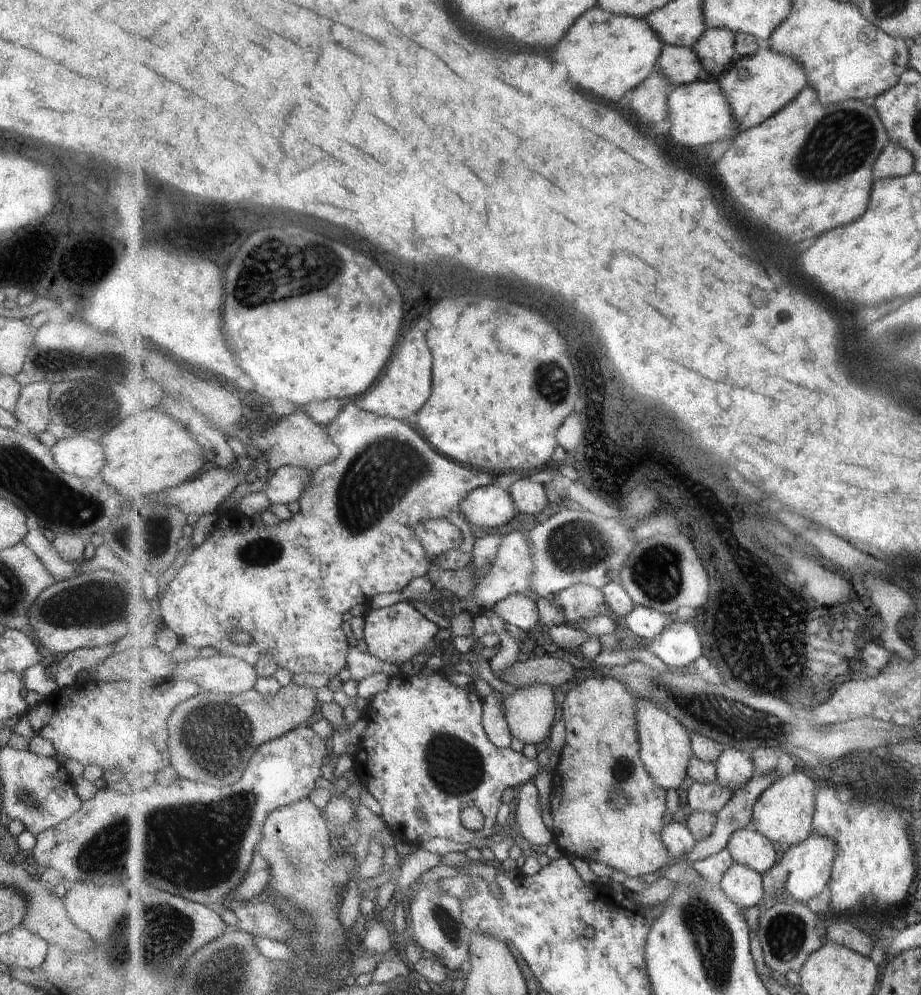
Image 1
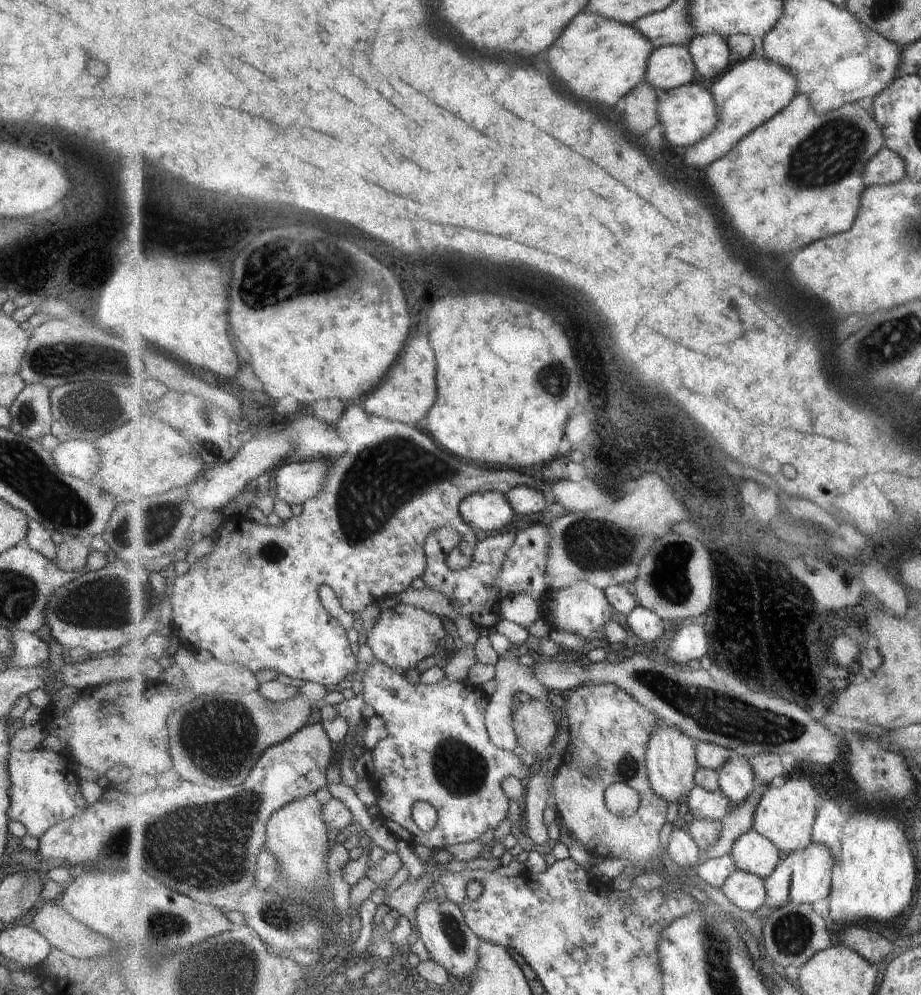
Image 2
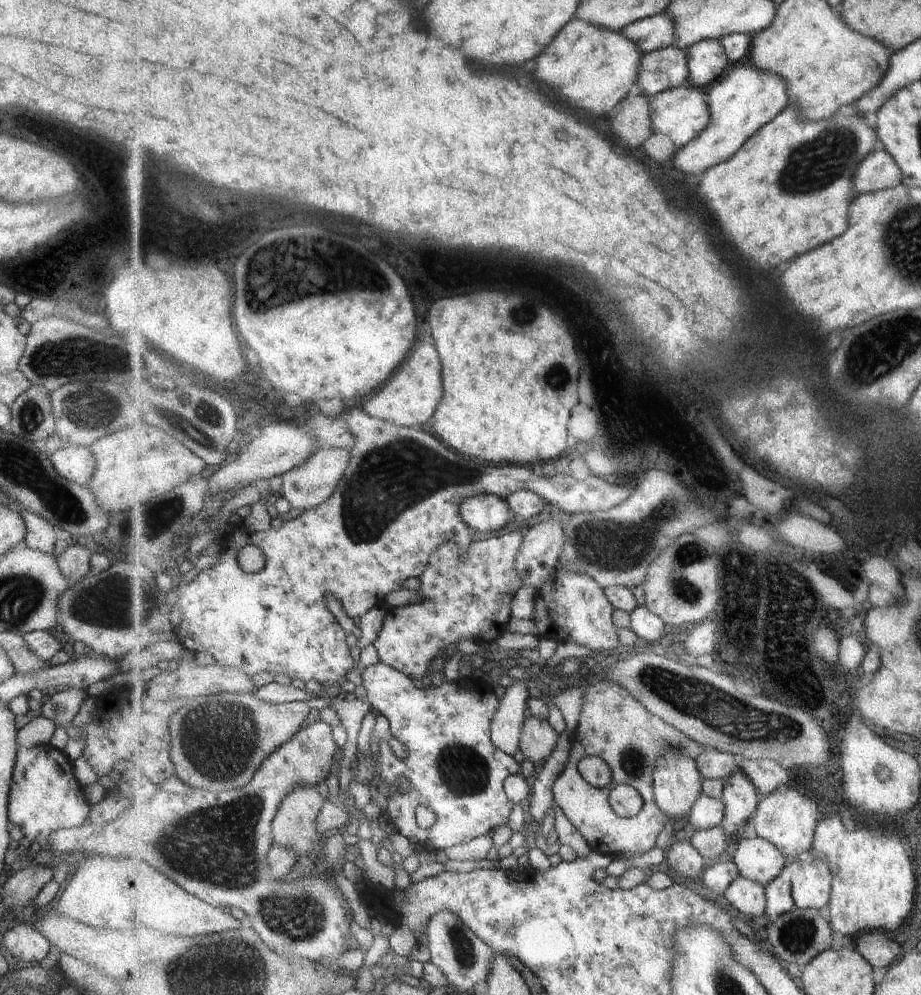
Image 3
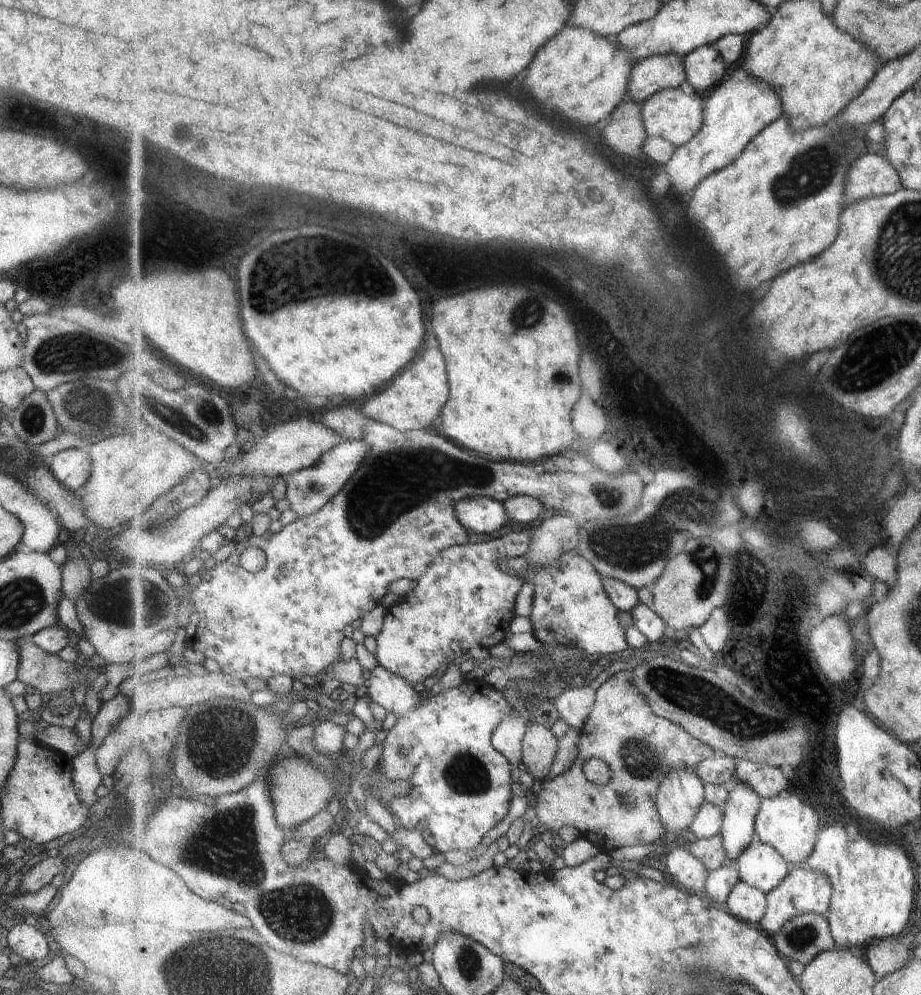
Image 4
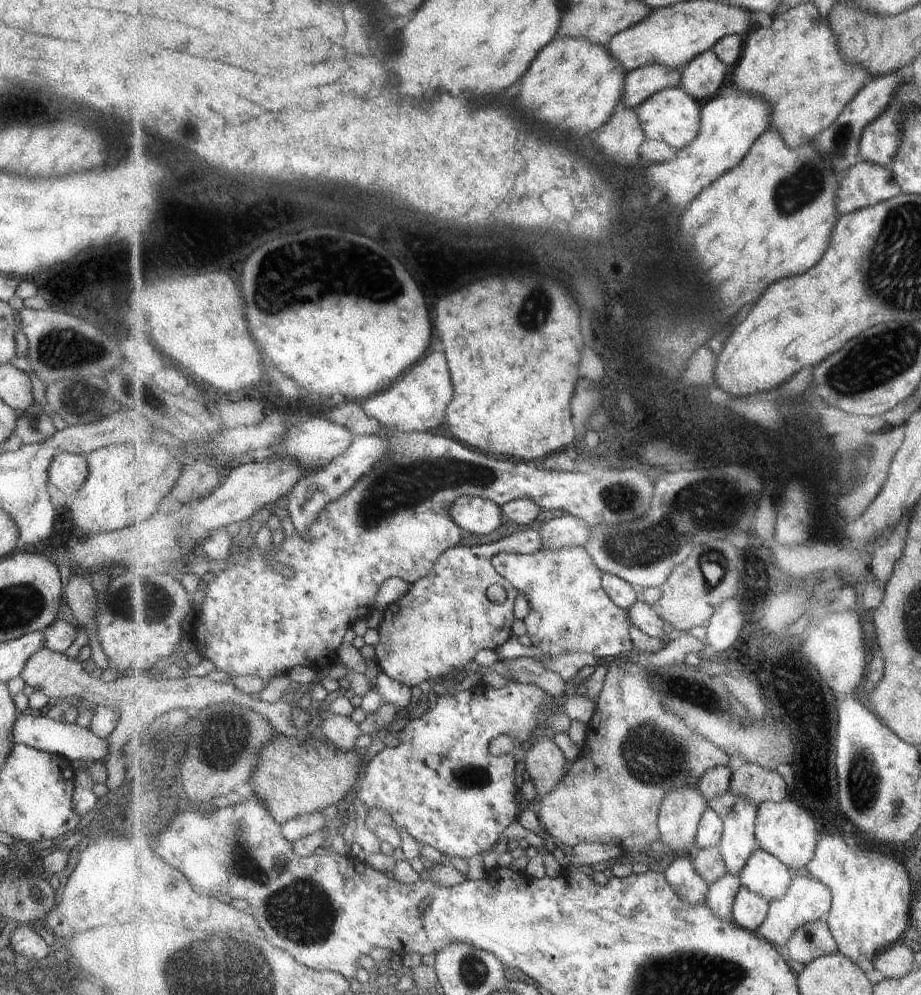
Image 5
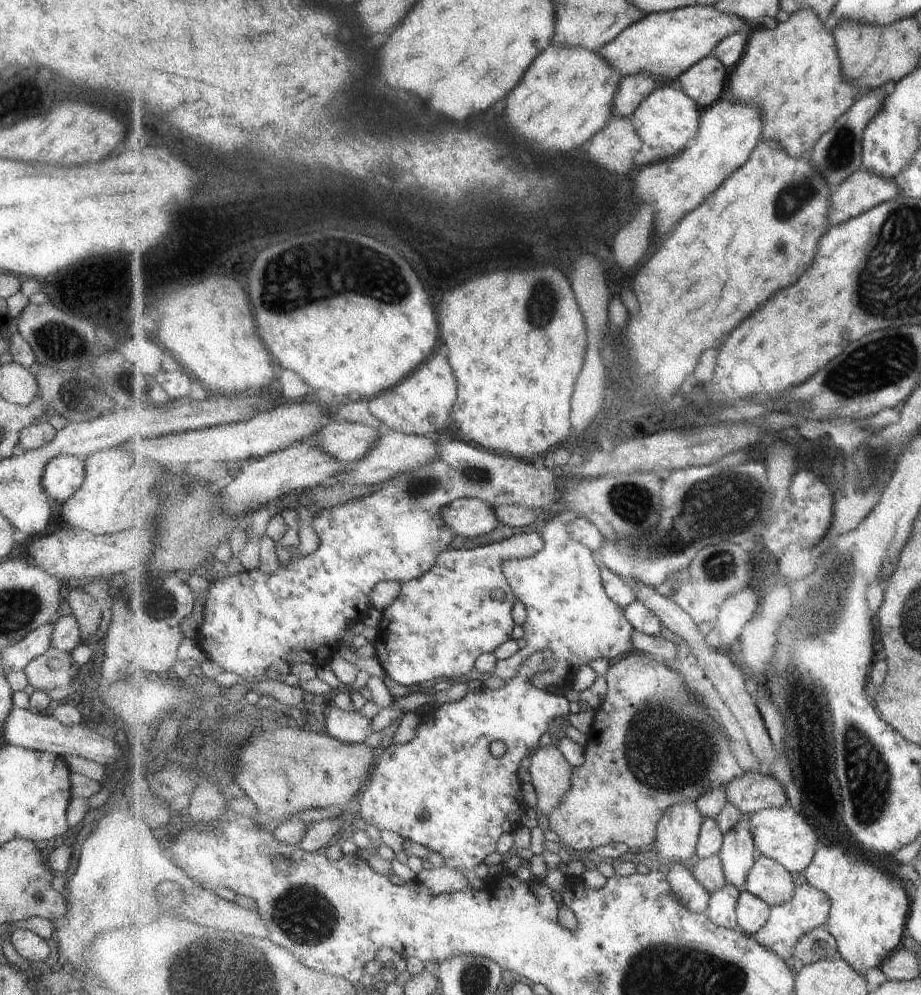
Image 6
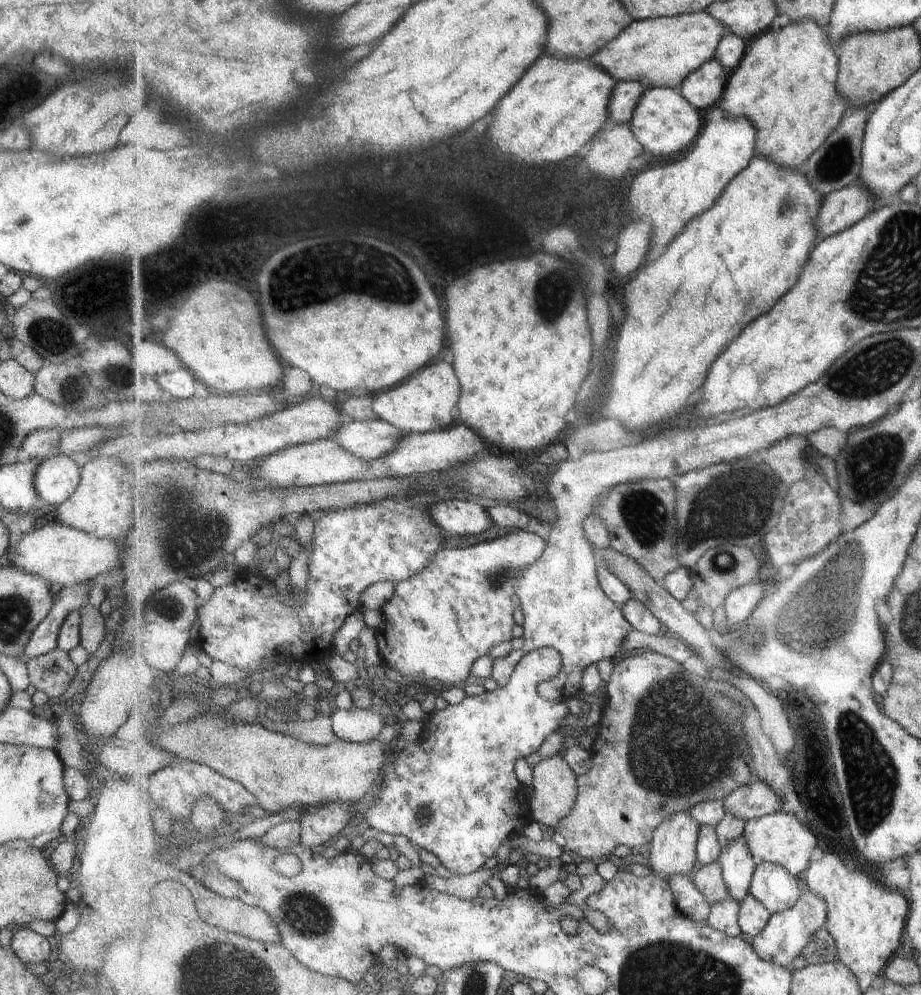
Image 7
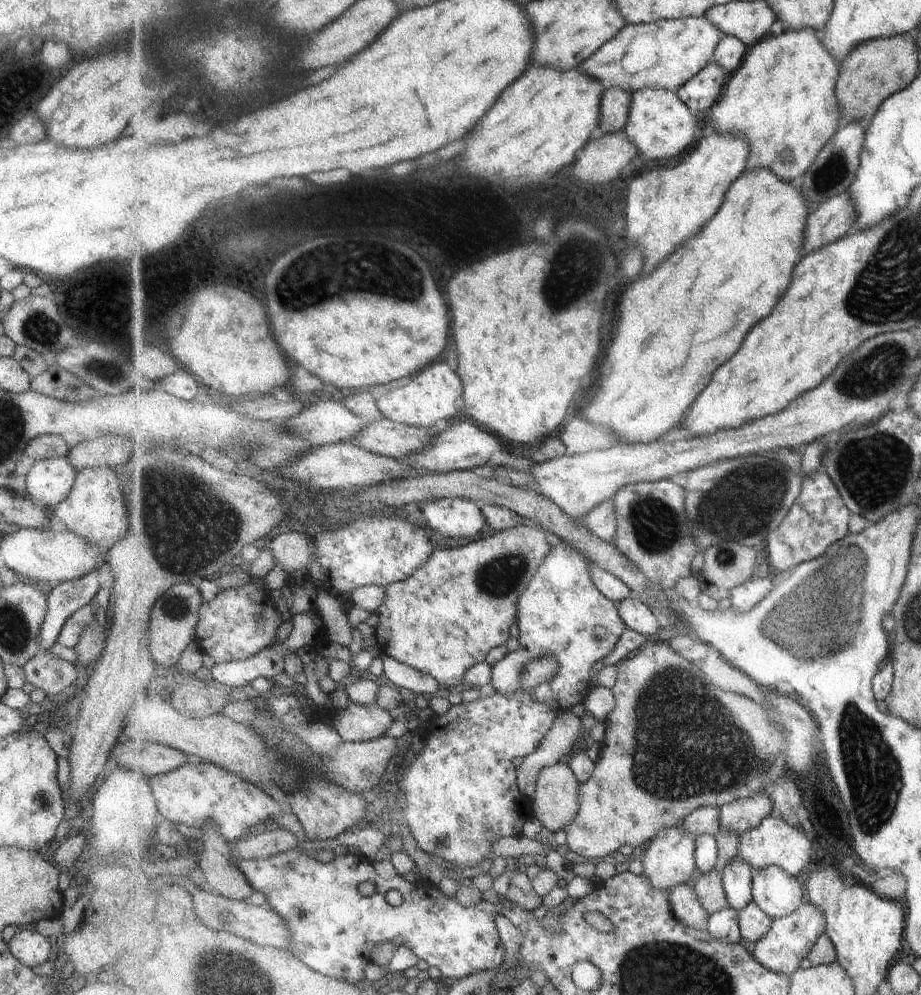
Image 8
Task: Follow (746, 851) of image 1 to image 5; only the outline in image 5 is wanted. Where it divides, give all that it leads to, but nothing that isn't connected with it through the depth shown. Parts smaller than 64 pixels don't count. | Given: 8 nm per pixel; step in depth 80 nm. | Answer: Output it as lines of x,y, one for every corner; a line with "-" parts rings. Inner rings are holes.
761,848
752,854
740,879
743,887
764,896
769,902
783,898
792,885
790,868

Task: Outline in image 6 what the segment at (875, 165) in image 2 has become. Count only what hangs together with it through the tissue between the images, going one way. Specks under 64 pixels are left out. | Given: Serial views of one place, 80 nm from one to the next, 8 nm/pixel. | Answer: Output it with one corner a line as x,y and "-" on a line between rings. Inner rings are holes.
861,169
833,189
830,196
829,229
899,196
899,186
893,179

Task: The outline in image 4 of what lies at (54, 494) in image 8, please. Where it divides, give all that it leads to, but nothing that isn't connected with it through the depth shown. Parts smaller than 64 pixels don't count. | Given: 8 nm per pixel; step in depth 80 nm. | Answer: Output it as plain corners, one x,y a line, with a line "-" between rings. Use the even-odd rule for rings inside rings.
81,448
59,451
47,465
53,478
70,491
79,488
91,472
91,460

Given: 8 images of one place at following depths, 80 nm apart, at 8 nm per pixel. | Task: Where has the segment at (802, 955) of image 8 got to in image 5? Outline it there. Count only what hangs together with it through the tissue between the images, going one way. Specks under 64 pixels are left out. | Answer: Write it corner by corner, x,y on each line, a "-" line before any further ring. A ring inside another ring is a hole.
807,876
792,877
792,885
787,894
780,899
770,902
767,920
757,929
757,934
768,940
772,945
785,950
790,938
799,927
813,921
827,920
832,909
832,892
828,886

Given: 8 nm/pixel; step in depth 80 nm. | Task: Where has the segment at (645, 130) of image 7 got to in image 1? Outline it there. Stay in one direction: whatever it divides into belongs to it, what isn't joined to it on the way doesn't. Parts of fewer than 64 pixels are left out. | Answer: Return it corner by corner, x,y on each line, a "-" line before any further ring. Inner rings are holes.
695,81
674,87
668,96
668,119
671,121
669,136
673,142
683,146
705,146
717,140
733,140
730,138
736,125
724,92
718,83

